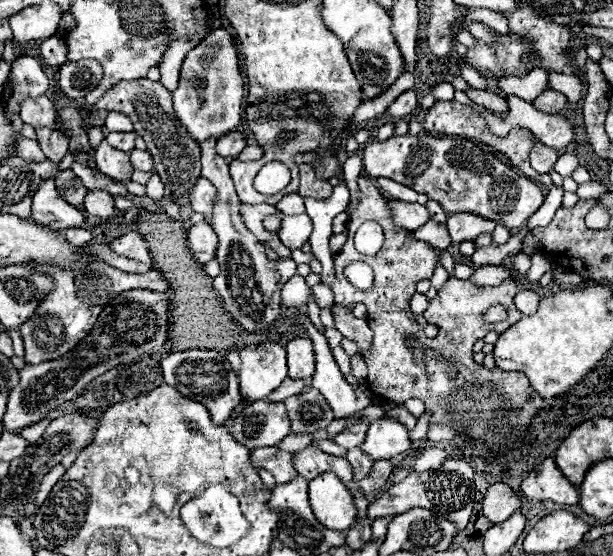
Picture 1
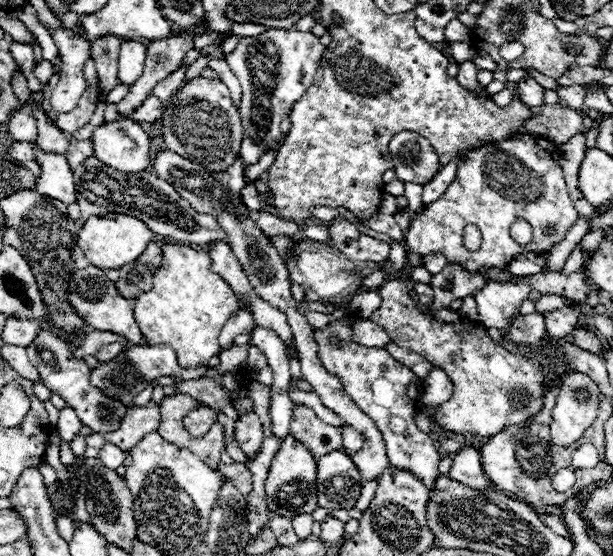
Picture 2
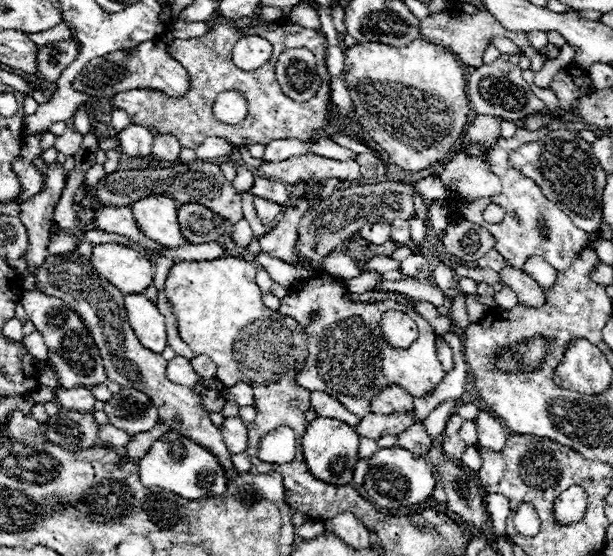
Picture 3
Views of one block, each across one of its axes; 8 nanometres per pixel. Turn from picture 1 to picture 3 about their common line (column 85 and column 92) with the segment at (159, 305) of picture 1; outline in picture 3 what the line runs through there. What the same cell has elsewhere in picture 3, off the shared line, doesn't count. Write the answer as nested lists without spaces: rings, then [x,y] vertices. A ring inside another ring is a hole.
[[[26,292],[22,296],[22,306],[30,318],[30,322],[36,326],[36,330],[44,336],[44,342],[48,346],[48,364],[42,372],[42,376],[38,378],[40,384],[56,388],[94,388],[98,384],[106,382],[106,370],[100,358],[98,348],[94,346],[94,340],[90,336],[90,332],[84,328],[80,316],[70,310],[64,302],[60,302],[54,296],[46,296],[42,292]]]

